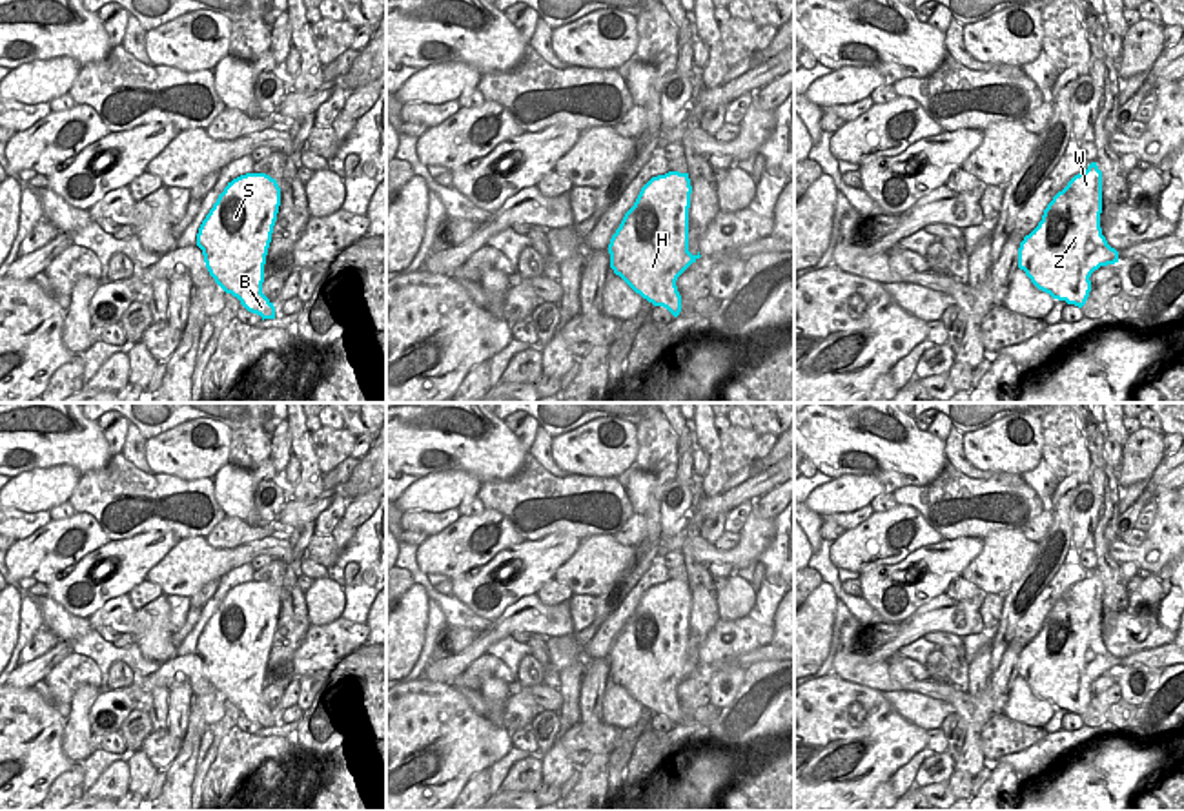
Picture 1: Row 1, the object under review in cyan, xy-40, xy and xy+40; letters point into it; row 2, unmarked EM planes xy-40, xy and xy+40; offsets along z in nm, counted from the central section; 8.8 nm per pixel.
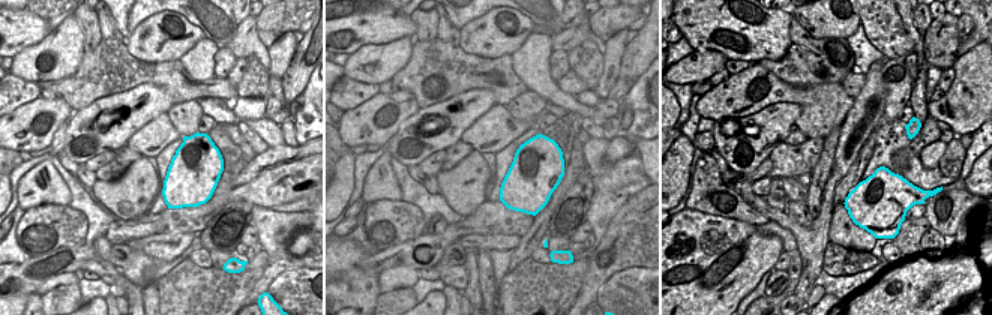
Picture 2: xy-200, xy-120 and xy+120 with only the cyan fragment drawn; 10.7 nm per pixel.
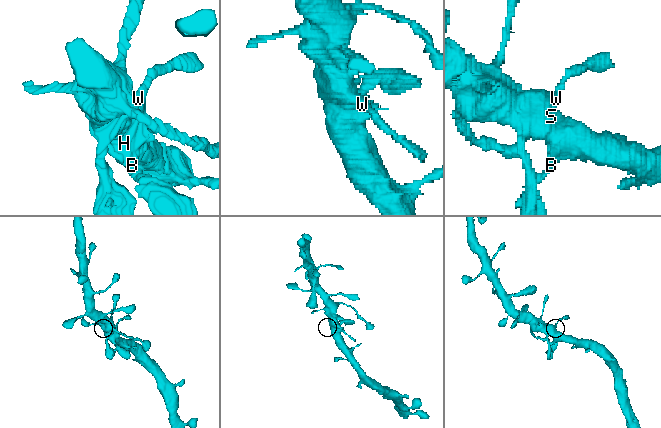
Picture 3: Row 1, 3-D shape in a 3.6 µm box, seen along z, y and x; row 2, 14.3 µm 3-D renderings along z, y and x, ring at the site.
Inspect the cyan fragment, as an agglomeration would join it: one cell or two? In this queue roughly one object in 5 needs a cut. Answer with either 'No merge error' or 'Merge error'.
No merge error

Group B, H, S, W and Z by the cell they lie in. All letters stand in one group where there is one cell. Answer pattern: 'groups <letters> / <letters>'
groups B H S W Z

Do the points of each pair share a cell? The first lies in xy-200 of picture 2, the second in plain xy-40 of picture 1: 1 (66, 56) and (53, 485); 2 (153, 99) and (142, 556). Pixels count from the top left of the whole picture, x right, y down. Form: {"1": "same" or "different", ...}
{"1": "same", "2": "same"}

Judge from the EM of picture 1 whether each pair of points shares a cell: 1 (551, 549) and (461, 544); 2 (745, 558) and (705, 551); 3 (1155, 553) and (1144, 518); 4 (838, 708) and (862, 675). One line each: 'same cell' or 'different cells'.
1: different cells
2: same cell
3: different cells
4: different cells

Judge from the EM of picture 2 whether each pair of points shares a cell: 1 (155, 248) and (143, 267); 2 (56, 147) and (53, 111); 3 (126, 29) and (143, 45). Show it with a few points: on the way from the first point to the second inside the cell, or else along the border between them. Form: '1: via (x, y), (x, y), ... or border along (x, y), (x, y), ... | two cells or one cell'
1: border along (138, 249), (161, 261) | two cells
2: border along (69, 116), (60, 123), (48, 146) | two cells
3: border along (152, 15), (146, 17), (125, 41) | two cells

